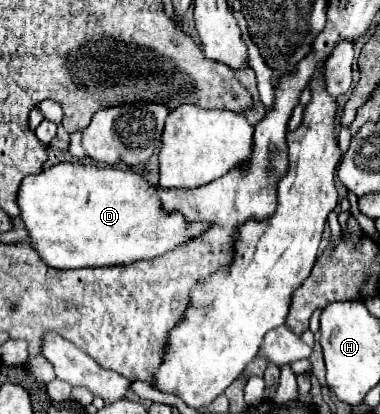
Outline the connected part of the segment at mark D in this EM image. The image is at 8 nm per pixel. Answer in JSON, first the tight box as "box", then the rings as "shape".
{"box":[18,162,212,270],"shape":[[[60,162],[36,176],[26,176],[18,192],[18,206],[22,210],[22,220],[30,232],[32,246],[48,266],[60,270],[120,266],[144,258],[156,258],[196,238],[200,232],[204,232],[204,228],[212,226],[208,222],[186,222],[180,212],[164,212],[164,208],[160,208],[158,186],[150,184],[144,176],[130,168],[102,168],[78,162]]]}

